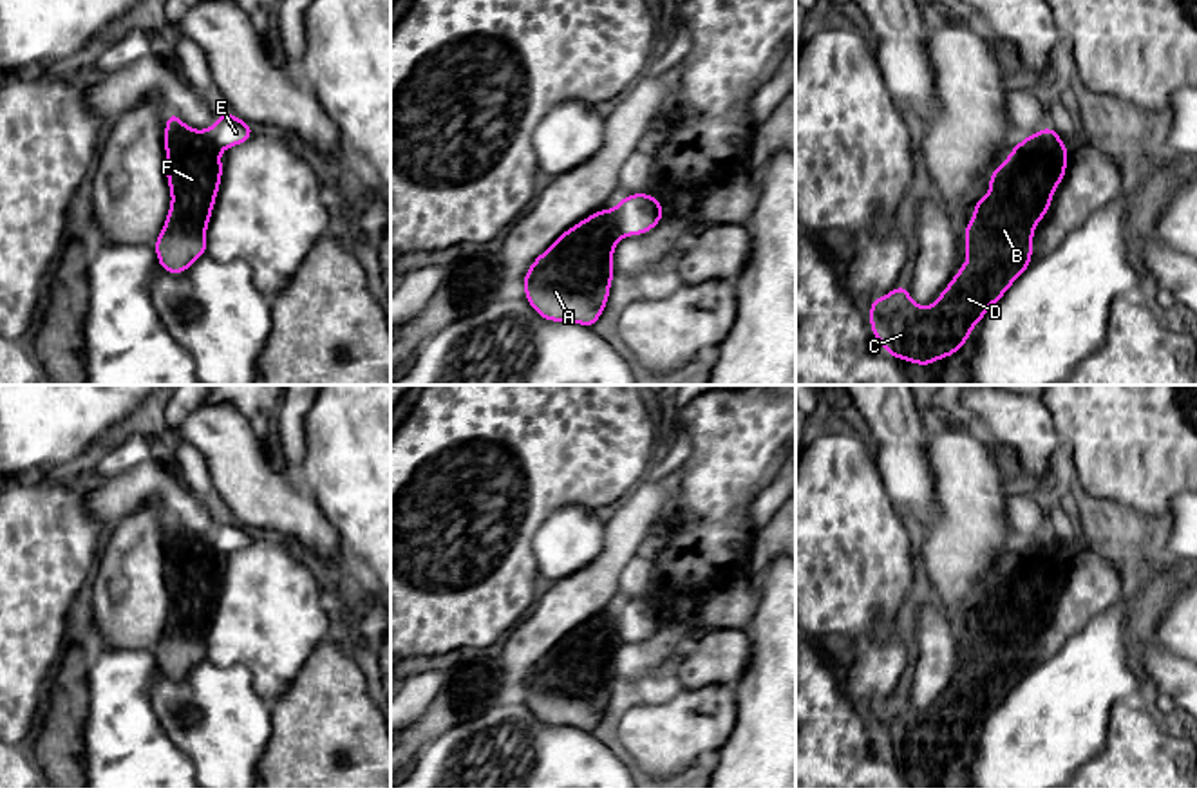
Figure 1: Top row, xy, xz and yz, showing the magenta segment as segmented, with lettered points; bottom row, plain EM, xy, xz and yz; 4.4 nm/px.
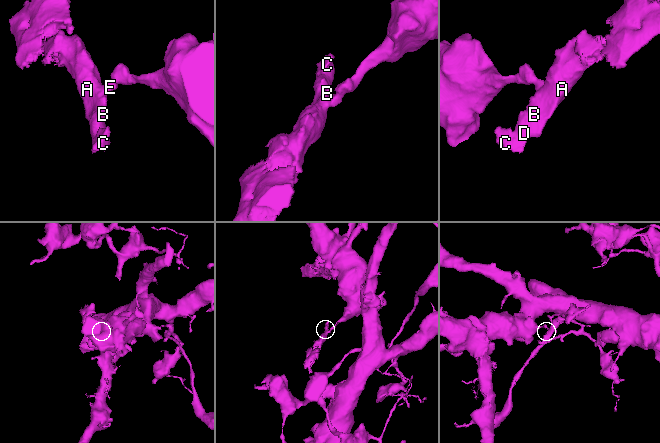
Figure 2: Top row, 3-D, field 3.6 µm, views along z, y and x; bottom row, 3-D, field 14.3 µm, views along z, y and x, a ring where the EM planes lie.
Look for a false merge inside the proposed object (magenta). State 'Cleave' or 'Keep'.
Cleave

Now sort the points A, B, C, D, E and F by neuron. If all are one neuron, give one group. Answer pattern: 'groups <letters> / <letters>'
groups A B C D F / E

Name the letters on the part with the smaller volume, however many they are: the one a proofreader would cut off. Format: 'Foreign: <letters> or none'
Foreign: A, B, C, D, F

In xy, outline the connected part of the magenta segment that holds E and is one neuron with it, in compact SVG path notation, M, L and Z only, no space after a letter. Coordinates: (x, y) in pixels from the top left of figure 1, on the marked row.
M222 108L217 121L212 125L210 134L221 152L246 143L253 136L253 130L255 127Z

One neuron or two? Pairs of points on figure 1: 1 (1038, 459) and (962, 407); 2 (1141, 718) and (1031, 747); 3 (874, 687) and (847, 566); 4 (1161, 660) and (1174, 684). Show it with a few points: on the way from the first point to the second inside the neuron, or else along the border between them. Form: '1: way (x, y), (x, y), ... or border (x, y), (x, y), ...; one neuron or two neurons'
1: way (1022, 440), (989, 407), (982, 407); one neuron
2: border (1140, 698), (1114, 705), (1107, 743), (1083, 761); two neurons
3: way (874, 656), (874, 631), (857, 597); one neuron
4: way (1161, 666), (1172, 678); one neuron

